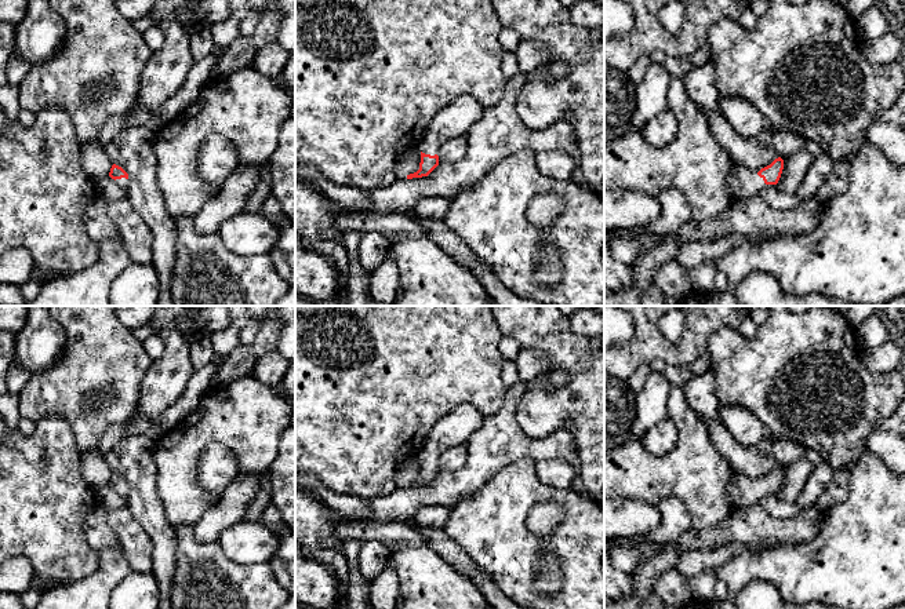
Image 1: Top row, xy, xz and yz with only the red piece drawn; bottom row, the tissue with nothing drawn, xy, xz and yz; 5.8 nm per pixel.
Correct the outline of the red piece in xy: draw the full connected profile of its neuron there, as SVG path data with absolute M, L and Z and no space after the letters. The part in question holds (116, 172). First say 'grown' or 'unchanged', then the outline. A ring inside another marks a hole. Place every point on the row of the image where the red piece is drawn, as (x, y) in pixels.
grown; M113 164L109 176L116 180L116 183L127 190L130 185L128 174L119 165Z

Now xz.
grown; M459 96L446 106L428 125L419 145L419 169L407 179L428 176L439 165L439 149L450 139L466 136L469 128L480 118L483 106L472 96Z

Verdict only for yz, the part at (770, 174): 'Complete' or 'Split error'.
Split error

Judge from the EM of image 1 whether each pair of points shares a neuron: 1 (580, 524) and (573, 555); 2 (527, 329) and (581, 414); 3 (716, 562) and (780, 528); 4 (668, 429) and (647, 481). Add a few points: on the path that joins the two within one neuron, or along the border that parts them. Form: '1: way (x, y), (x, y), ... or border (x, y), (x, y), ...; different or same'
1: way (580, 532), (580, 547); same
2: way (551, 342), (581, 372), (581, 390); same
3: border (751, 549), (738, 543), (729, 543), (715, 550); different
4: border (678, 430), (678, 442), (662, 455), (639, 440); different

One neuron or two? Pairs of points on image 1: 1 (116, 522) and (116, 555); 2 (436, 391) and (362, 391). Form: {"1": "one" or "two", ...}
{"1": "two", "2": "one"}

